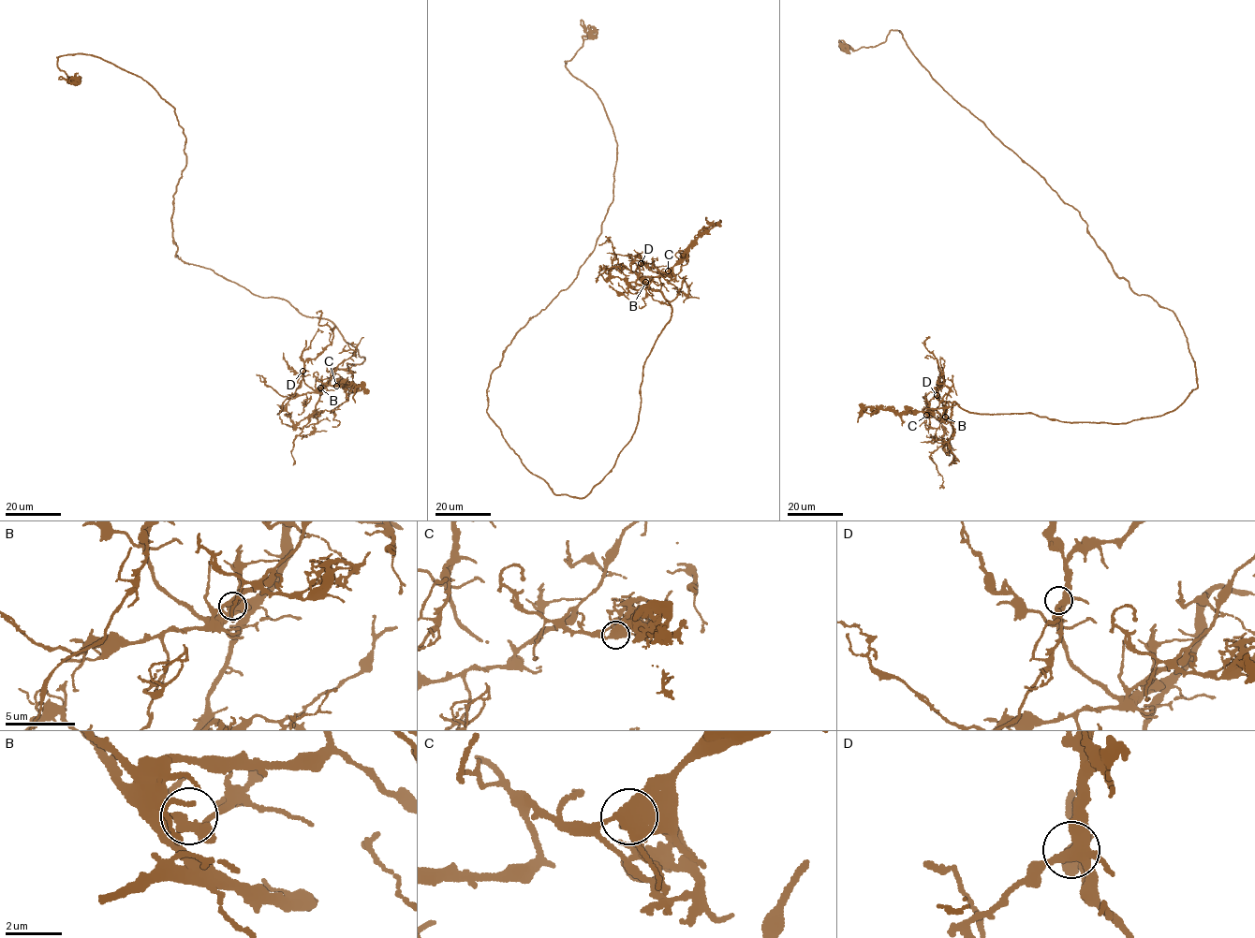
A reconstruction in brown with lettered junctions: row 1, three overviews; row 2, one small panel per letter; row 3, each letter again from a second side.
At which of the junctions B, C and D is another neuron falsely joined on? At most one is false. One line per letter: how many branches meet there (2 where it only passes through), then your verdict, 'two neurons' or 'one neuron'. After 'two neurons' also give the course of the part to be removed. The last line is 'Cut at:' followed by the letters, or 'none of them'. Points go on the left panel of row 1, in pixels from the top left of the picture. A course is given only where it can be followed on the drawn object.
B: 4 branches meet; one neuron
C: 4 branches meet; two neurons; foreign part runs (336, 386), (338, 383), (345, 388), (356, 386), (352, 397), (355, 403)
D: 4 branches meet; one neuron
Cut at: C

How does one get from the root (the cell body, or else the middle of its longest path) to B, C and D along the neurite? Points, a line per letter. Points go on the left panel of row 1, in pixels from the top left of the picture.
B: (210, 269), (332, 322), (365, 359), (346, 364), (353, 373), (334, 368), (320, 388)
C: (210, 269), (332, 322), (365, 359), (346, 364), (353, 373), (334, 368), (317, 389), (327, 380), (336, 386)
D: (210, 269), (329, 319), (365, 359), (346, 364), (353, 373), (334, 368), (317, 389), (302, 371)

